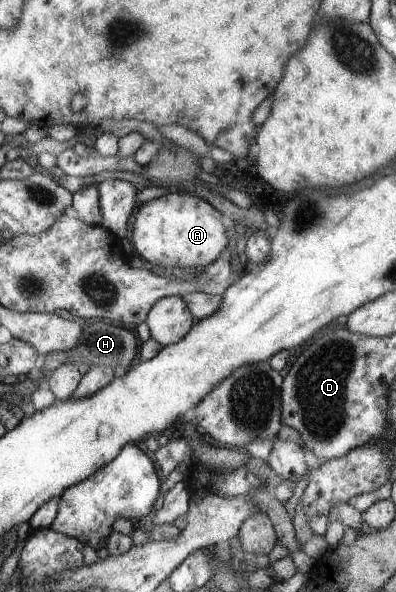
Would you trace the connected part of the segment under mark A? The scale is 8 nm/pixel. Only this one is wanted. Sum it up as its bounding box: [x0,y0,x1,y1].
[127,193,228,269]

